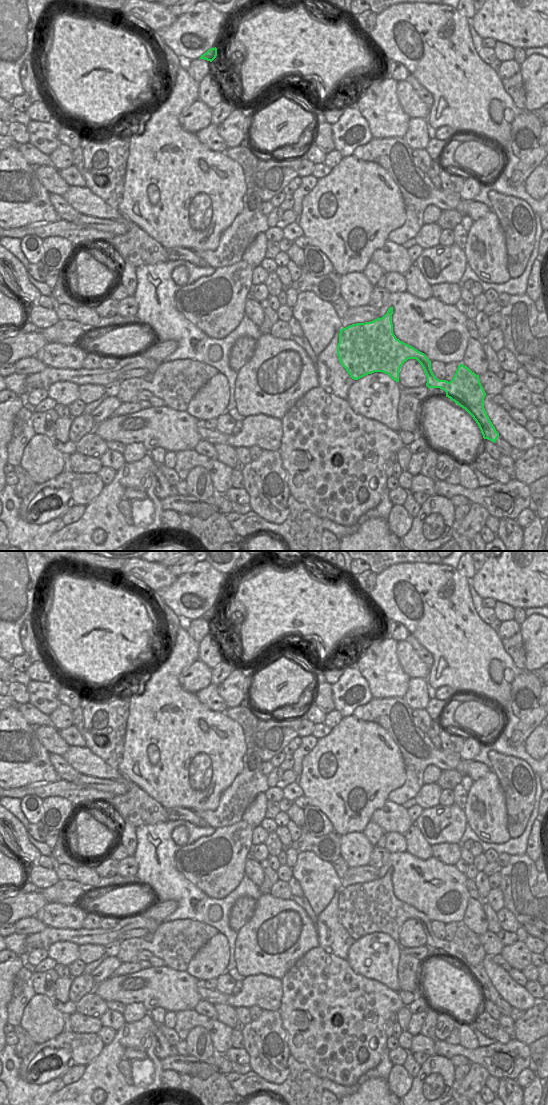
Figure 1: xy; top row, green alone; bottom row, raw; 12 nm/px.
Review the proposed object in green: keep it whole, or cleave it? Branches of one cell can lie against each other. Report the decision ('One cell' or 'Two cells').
Two cells

